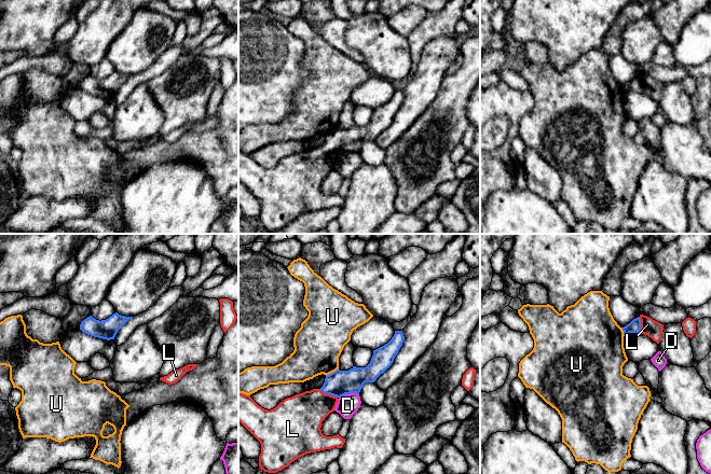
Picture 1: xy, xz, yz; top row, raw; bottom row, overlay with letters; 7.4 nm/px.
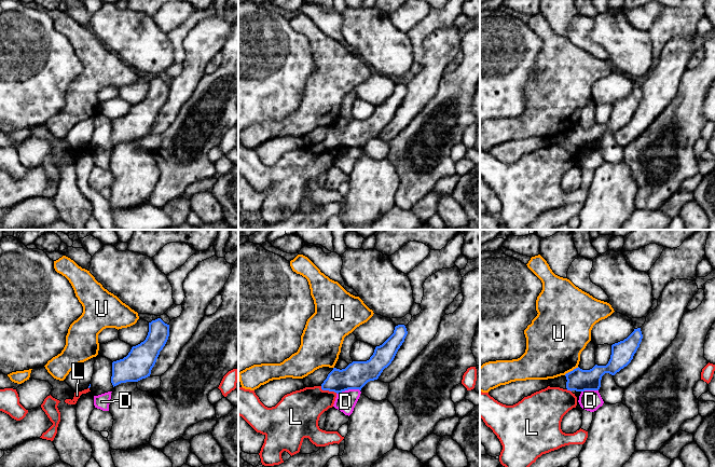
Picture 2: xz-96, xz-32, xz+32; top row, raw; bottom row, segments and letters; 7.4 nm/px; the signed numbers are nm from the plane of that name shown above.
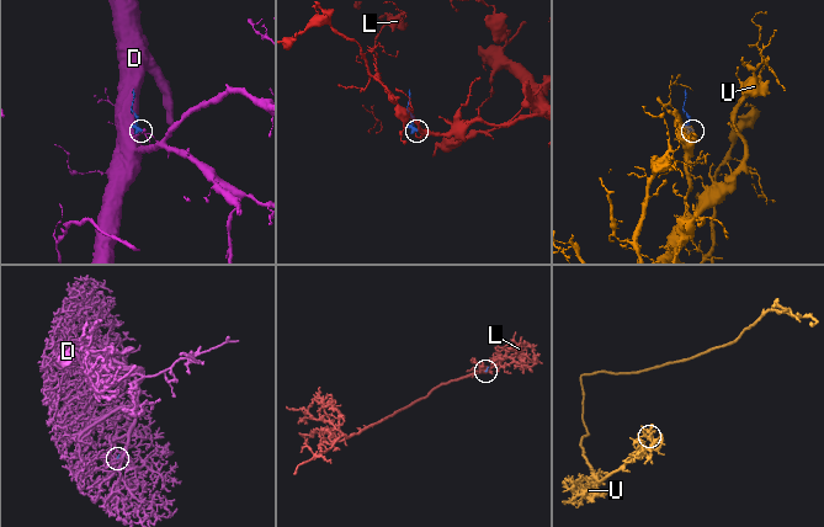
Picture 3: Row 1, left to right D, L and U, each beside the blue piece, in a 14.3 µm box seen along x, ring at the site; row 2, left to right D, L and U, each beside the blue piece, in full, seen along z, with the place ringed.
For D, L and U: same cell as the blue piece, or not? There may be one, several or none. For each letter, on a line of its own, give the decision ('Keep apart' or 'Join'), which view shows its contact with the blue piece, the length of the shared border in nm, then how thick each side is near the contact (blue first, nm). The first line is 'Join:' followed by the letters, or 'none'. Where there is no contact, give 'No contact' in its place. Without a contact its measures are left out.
Join: L
D: Keep apart. Touches blue in xz. Shared border 160 nm. Thickness 190 nm (blue) against 160 nm
L: Join. Touches blue in xz. Shared border 150 nm. Thickness 190 nm (blue) against 300 nm
U: Keep apart. Touches blue in xz. Shared border 110 nm. Thickness 190 nm (blue) against 360 nm

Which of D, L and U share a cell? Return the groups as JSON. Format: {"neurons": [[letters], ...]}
{"neurons": [["D"], ["L"], ["U"]]}

